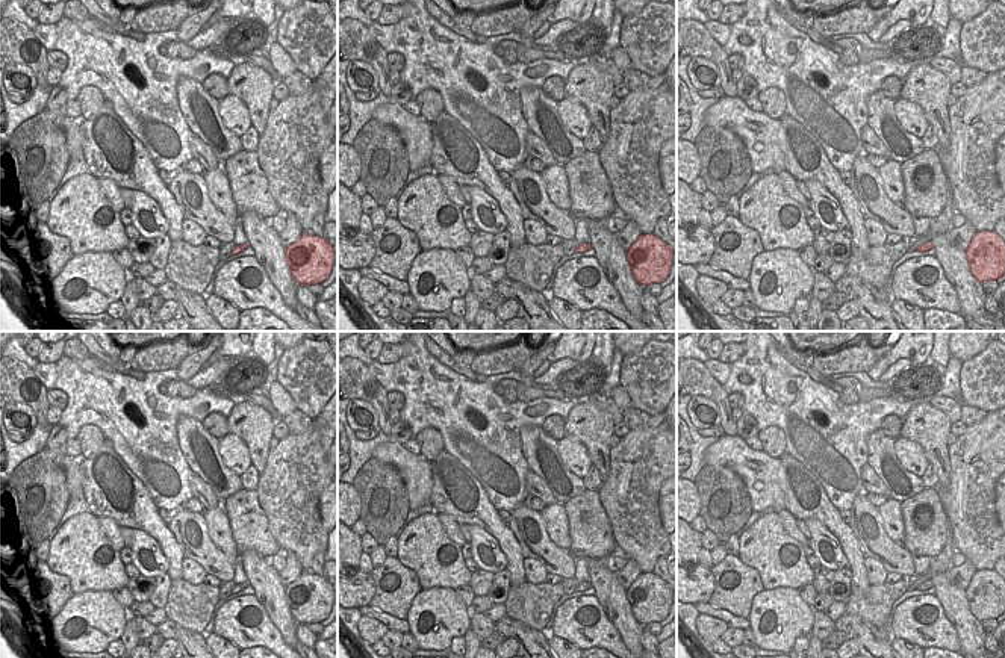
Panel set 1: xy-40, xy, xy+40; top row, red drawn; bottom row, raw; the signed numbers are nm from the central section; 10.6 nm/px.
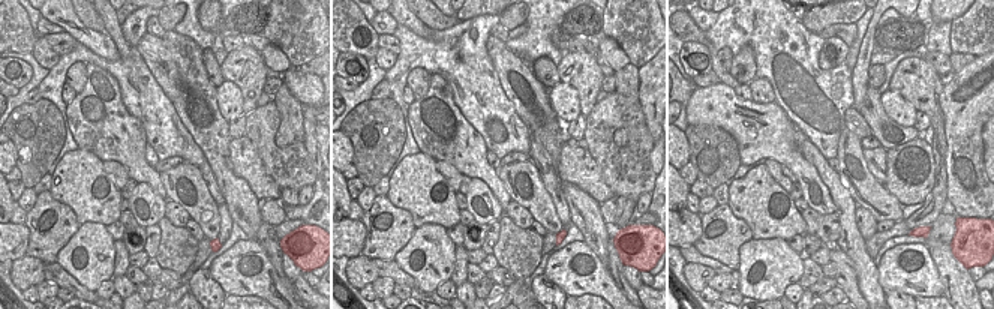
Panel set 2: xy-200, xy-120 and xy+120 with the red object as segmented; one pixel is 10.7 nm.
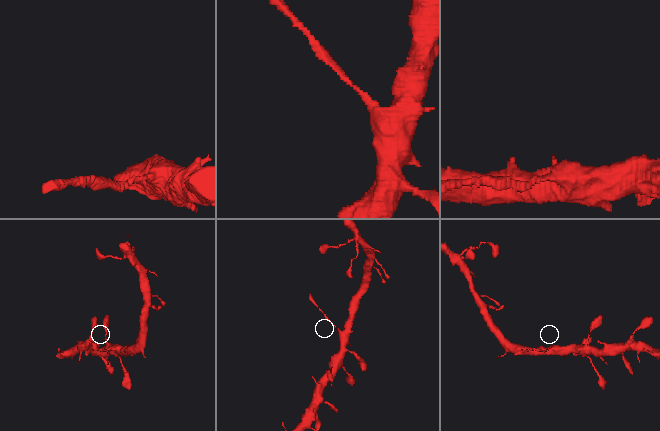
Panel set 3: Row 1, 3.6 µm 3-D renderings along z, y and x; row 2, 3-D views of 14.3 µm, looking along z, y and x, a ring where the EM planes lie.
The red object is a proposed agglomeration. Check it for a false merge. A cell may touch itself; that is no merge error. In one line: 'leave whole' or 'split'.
split

